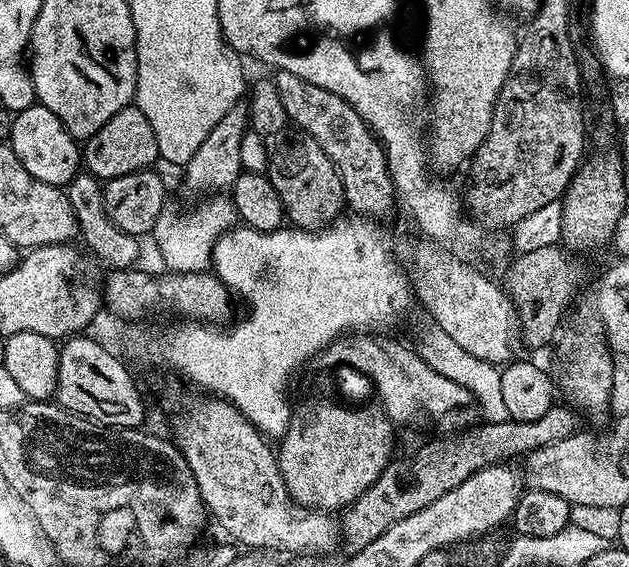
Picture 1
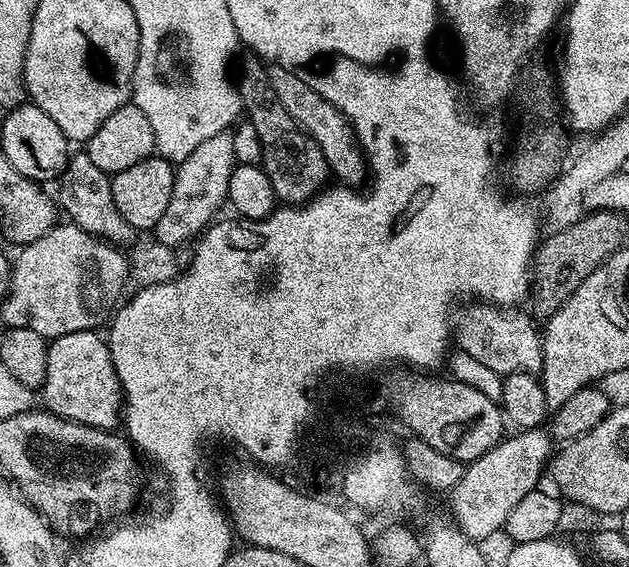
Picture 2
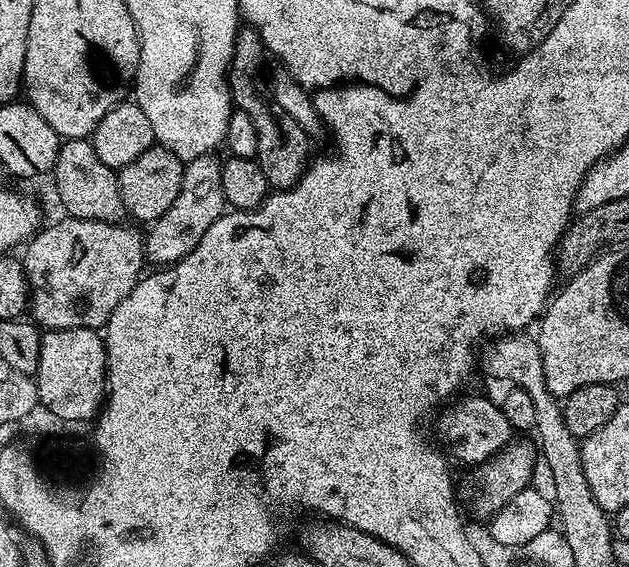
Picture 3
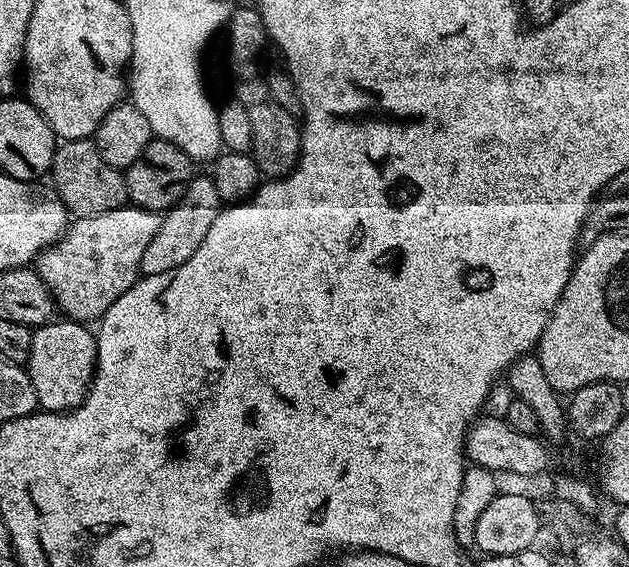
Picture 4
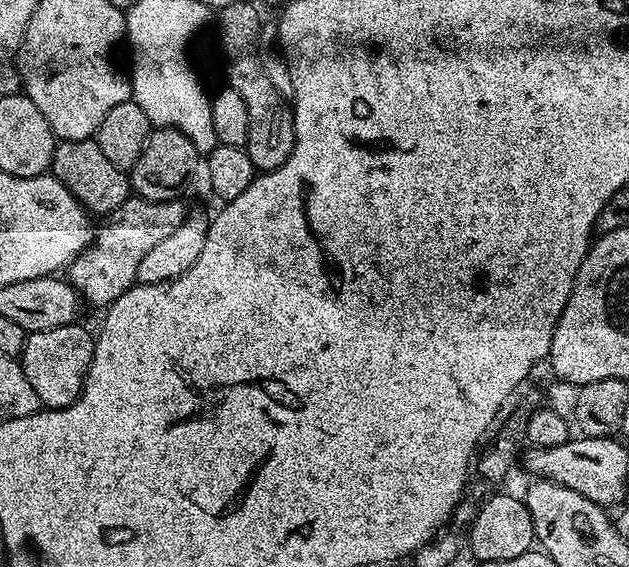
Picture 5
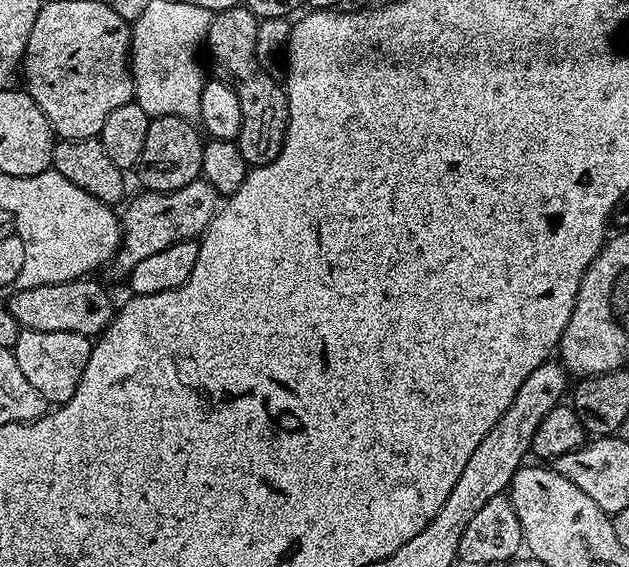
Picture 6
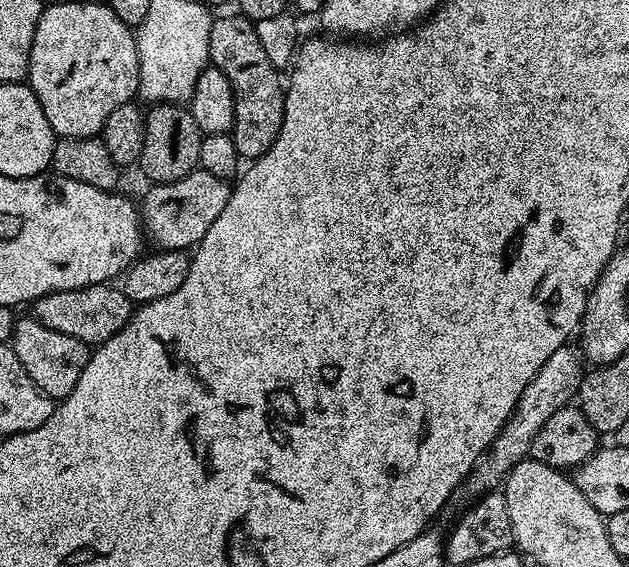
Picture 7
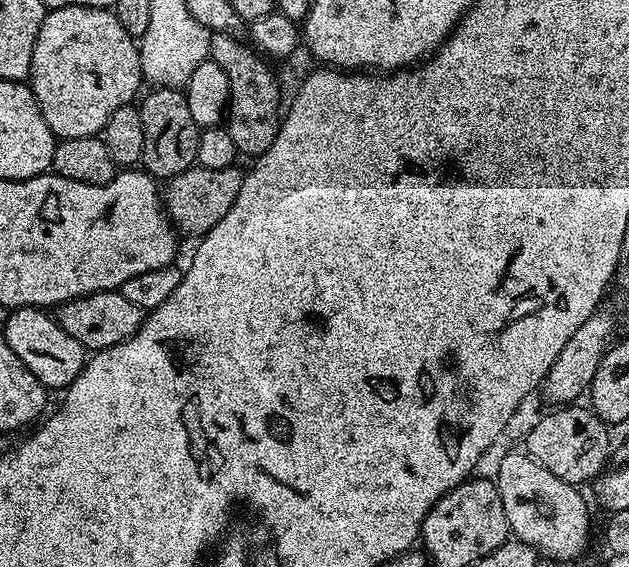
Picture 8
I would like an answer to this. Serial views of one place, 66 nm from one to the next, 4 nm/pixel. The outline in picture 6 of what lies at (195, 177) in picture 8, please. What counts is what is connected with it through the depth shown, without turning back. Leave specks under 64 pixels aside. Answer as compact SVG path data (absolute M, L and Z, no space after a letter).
M203 178L190 182L190 186L182 186L182 190L173 192L149 192L141 191L141 196L136 196L132 201L127 201L128 209L122 212L122 235L120 246L116 250L114 264L123 270L130 270L142 262L142 258L150 258L150 254L158 254L175 244L181 244L184 240L196 240L203 237L204 231L208 229L208 224L215 218L218 211L218 193L214 186L210 186Z

